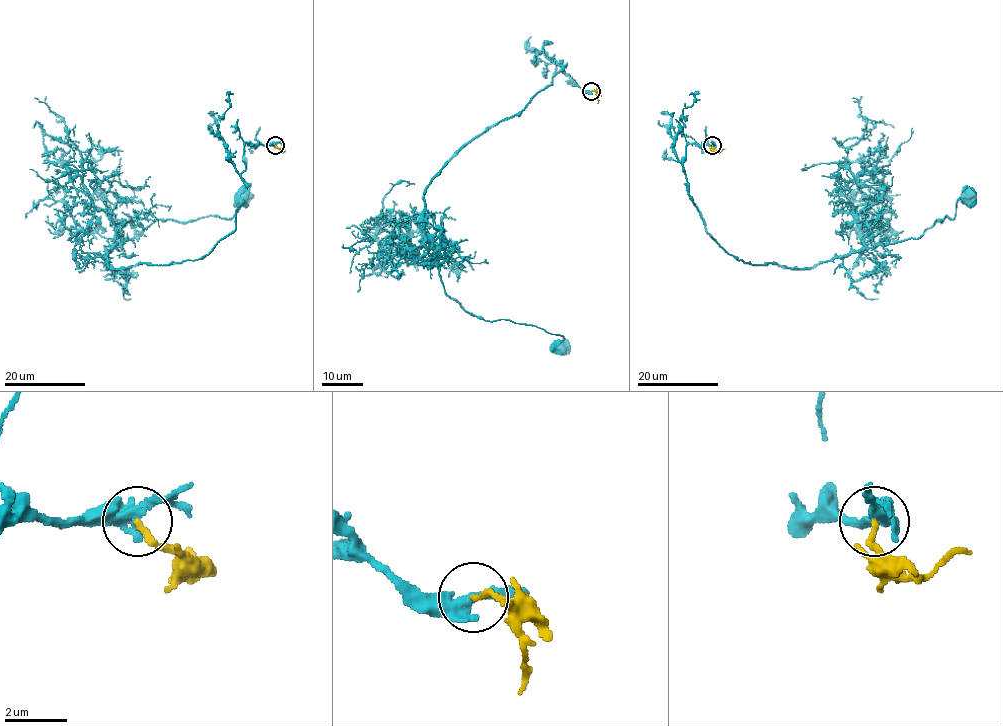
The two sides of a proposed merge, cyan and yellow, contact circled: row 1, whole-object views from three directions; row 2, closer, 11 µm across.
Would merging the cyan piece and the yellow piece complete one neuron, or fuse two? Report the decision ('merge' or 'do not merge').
do not merge

